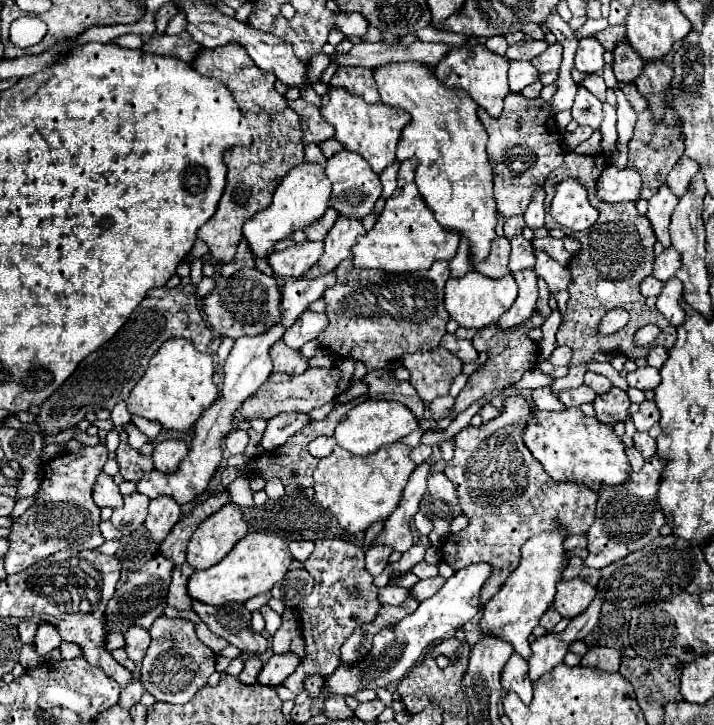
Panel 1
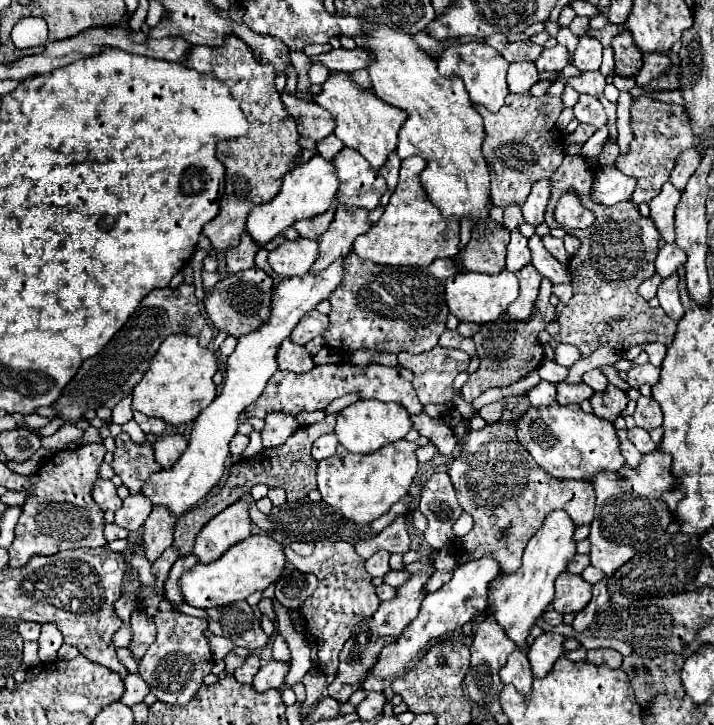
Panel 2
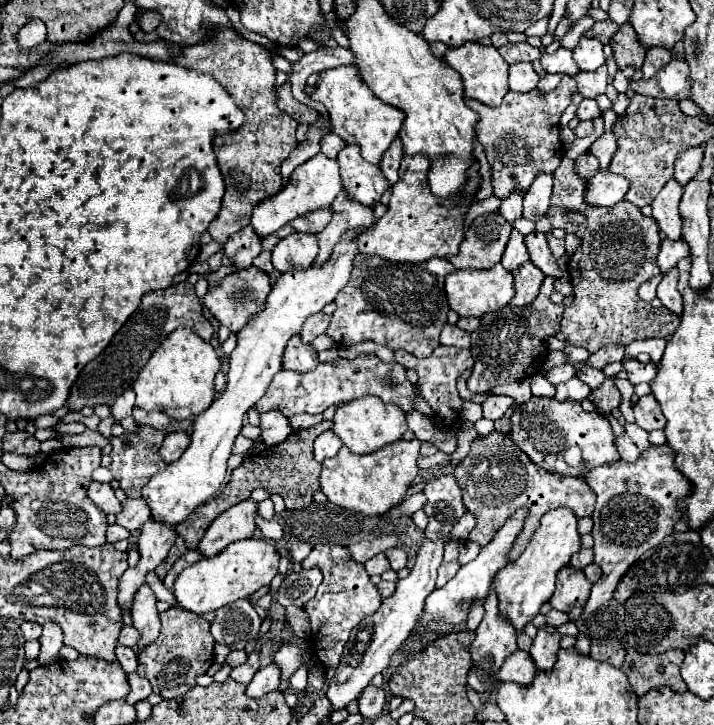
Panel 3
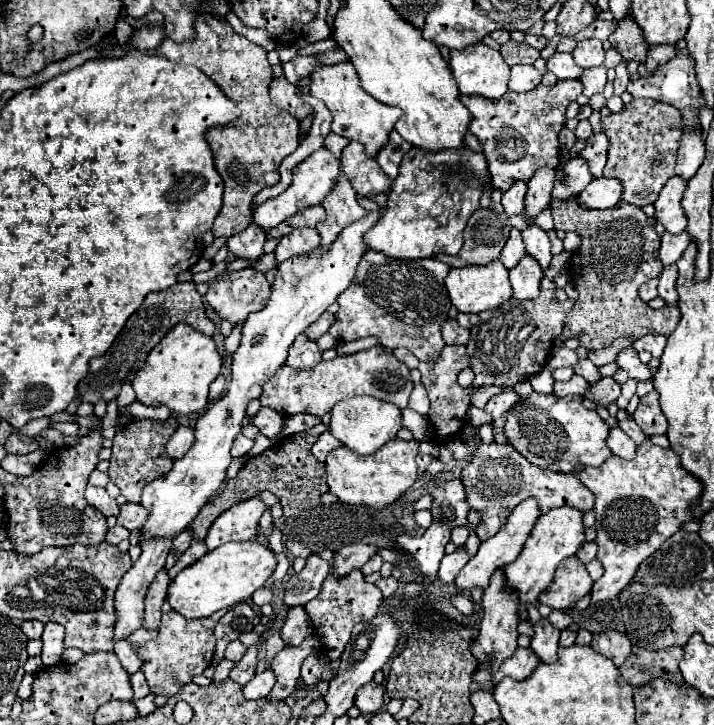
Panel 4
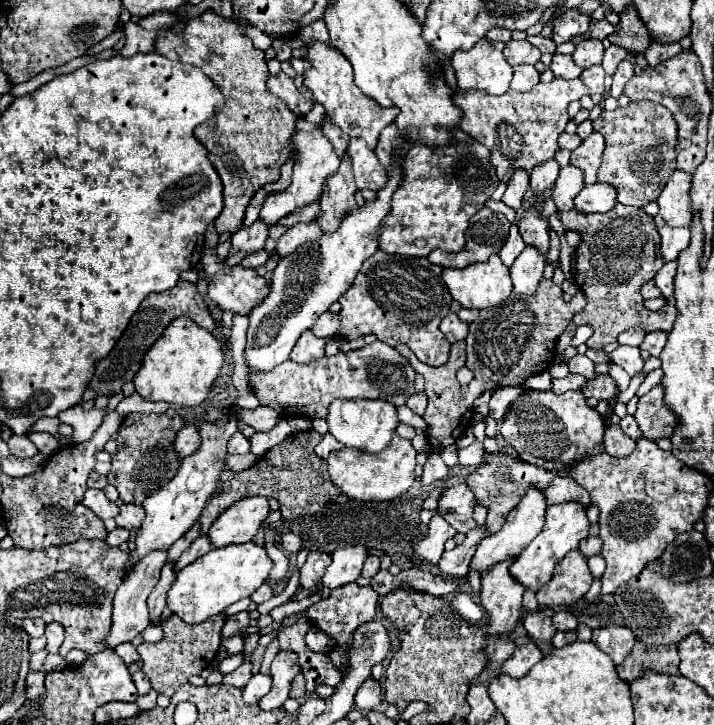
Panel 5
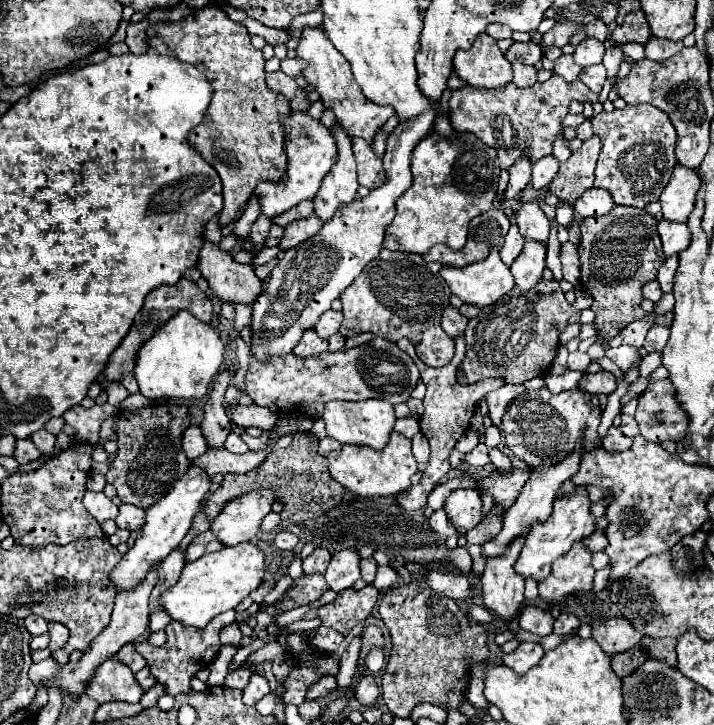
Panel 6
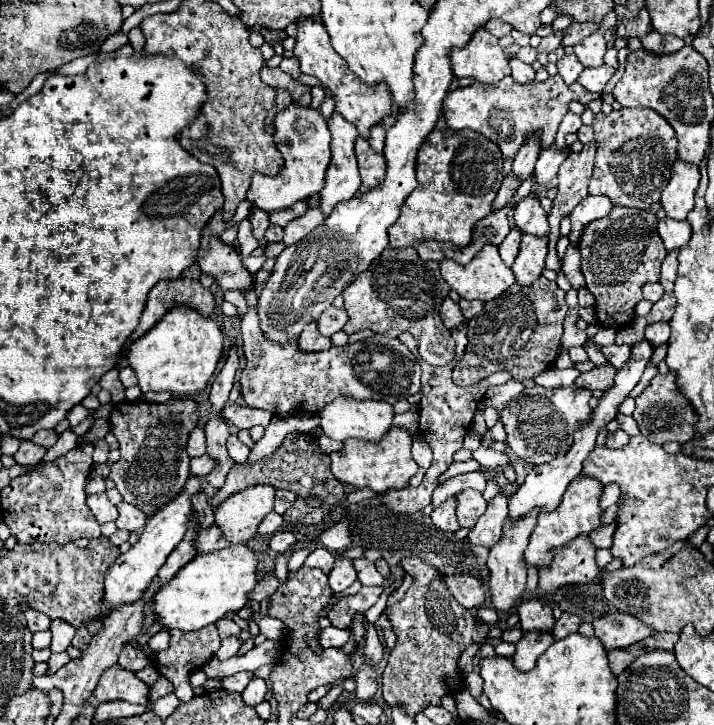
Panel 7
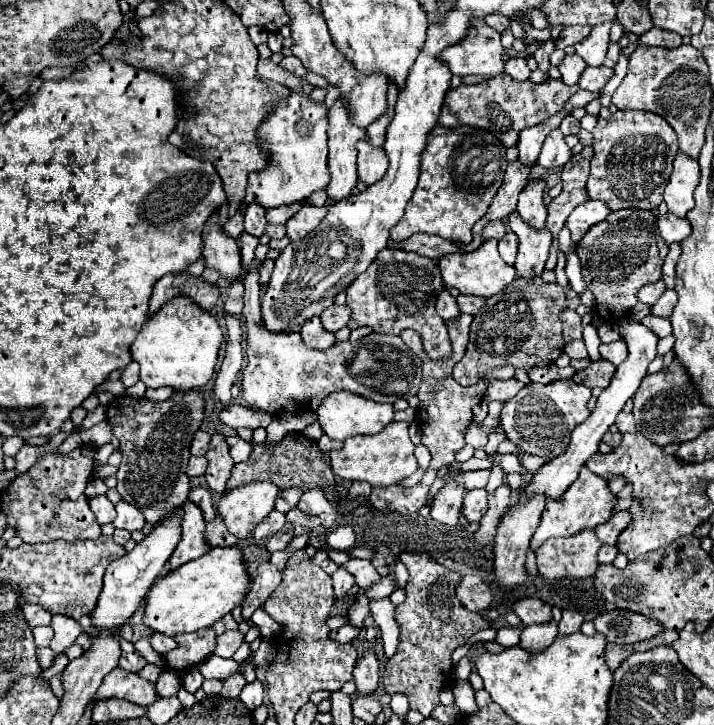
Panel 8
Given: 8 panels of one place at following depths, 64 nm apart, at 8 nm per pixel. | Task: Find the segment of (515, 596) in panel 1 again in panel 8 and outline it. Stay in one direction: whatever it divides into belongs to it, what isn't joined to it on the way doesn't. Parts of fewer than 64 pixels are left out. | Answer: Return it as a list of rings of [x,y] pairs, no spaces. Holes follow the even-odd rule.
[[[586,466],[580,470],[580,476],[574,484],[570,484],[570,488],[560,496],[560,500],[546,500],[546,508],[542,512],[542,522],[536,530],[536,534],[532,536],[530,548],[536,552],[540,548],[540,544],[548,538],[558,538],[558,536],[572,536],[584,528],[596,528],[598,524],[604,524],[612,518],[612,508],[616,504],[616,496],[610,492],[608,488],[608,480],[604,480],[602,476],[594,474],[592,470],[588,470]]]

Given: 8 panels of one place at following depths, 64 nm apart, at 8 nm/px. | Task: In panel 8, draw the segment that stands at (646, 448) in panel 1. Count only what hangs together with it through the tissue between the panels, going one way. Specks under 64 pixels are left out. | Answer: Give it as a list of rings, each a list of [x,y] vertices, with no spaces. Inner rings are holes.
[[[620,412],[620,416],[616,418],[616,426],[618,430],[624,434],[624,432],[636,432],[634,428],[634,418],[632,414],[626,414],[626,412]]]

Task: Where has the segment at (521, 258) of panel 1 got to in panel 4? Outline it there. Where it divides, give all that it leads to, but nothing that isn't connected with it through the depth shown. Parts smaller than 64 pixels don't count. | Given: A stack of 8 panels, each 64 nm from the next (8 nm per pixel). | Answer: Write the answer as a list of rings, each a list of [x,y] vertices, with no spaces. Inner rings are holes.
[[[512,228],[508,242],[506,242],[504,250],[500,252],[500,262],[510,270],[510,268],[514,268],[514,266],[520,262],[520,258],[522,258],[524,254],[526,254],[526,248],[524,248],[520,230],[518,230],[518,228]]]

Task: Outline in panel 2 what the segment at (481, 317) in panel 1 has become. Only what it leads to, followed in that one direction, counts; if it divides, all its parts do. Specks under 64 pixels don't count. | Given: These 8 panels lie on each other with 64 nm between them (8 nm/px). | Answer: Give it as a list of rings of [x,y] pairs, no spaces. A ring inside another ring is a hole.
[[[500,270],[498,274],[480,274],[480,272],[458,272],[446,280],[446,304],[458,320],[484,324],[496,320],[518,296],[518,280],[512,272]]]

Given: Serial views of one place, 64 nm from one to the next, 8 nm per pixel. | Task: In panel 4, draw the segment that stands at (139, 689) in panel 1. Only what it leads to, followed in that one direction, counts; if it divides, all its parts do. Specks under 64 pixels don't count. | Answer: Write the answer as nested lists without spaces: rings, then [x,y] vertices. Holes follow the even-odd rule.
[[[142,672],[132,674],[132,676],[130,676],[130,682],[132,682],[132,688],[134,688],[134,700],[144,698],[144,696],[150,692],[150,688],[148,688],[146,678],[144,678],[144,674],[142,674]]]

